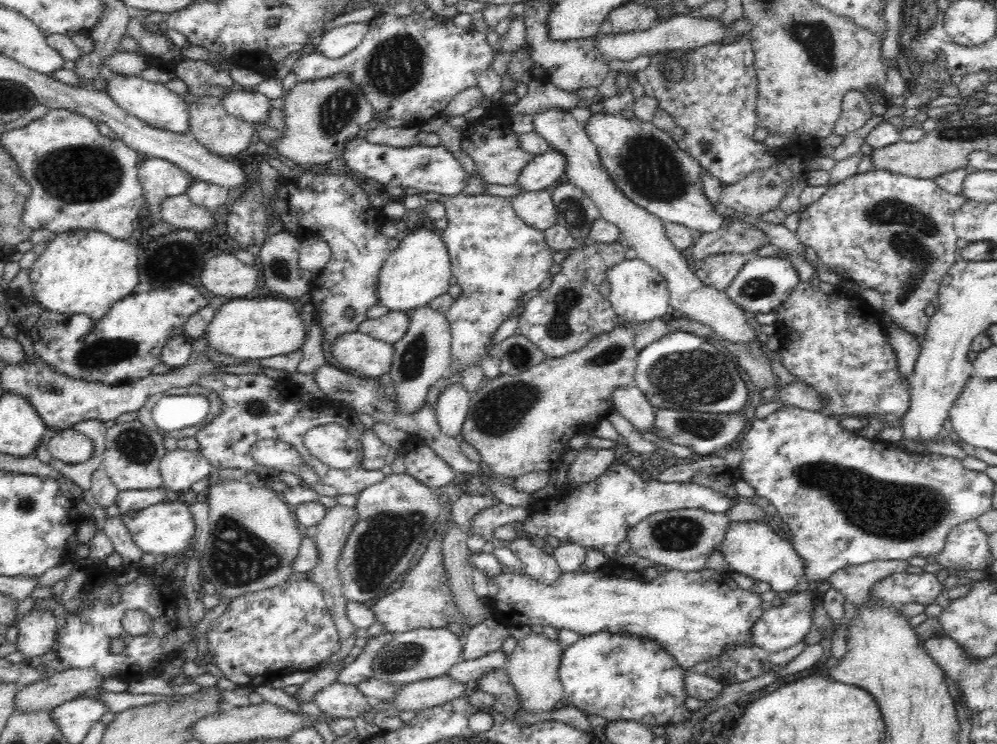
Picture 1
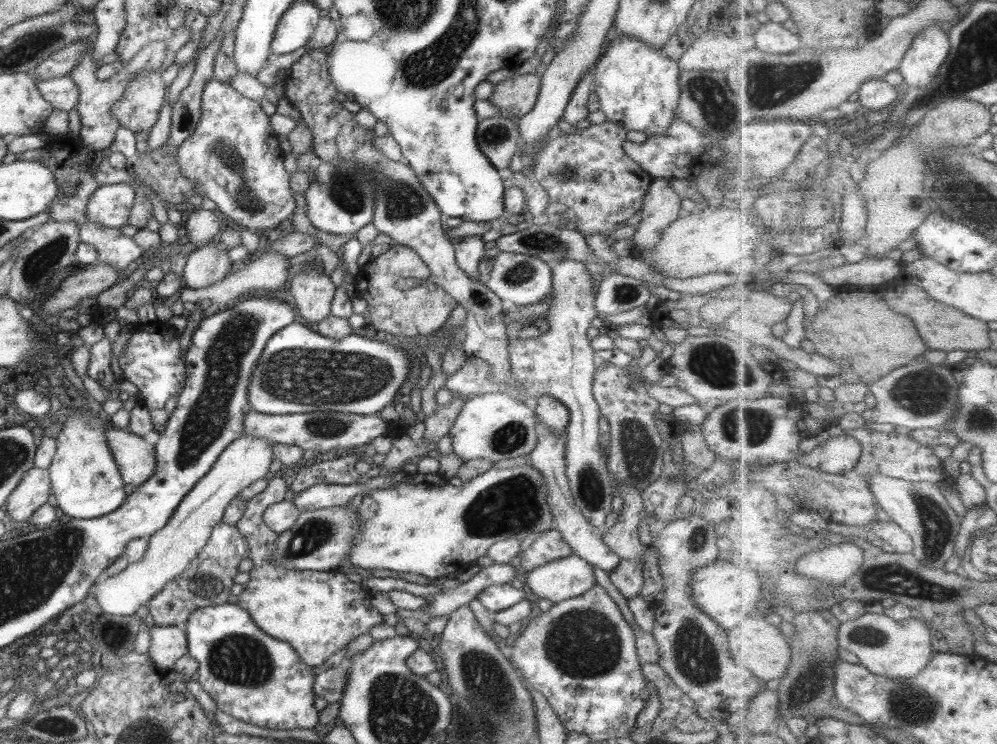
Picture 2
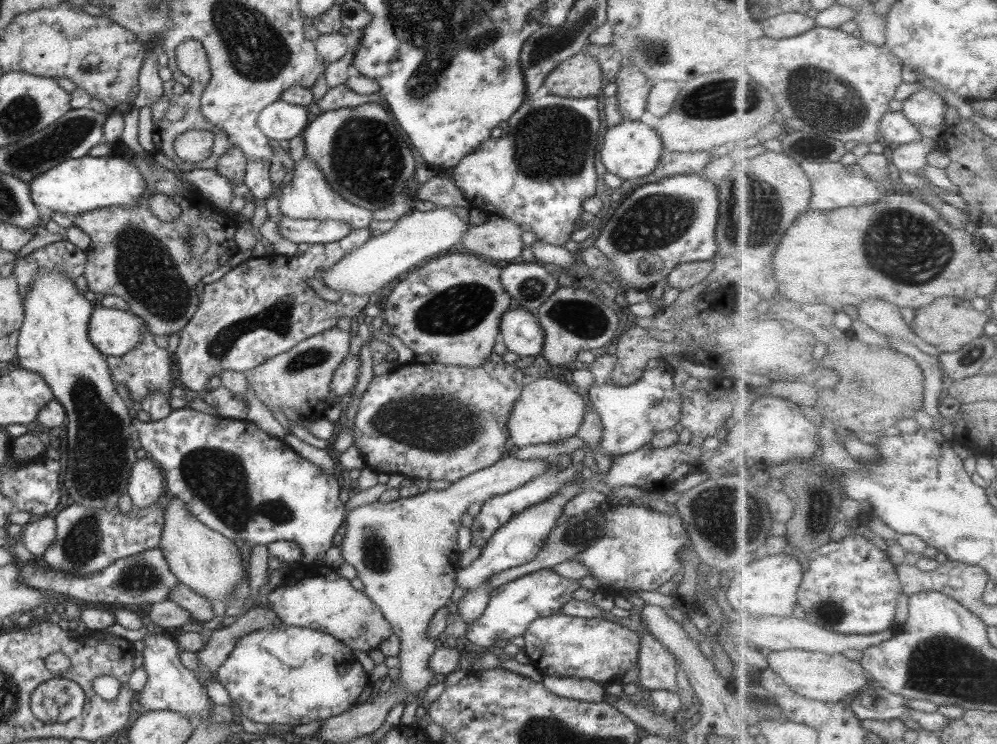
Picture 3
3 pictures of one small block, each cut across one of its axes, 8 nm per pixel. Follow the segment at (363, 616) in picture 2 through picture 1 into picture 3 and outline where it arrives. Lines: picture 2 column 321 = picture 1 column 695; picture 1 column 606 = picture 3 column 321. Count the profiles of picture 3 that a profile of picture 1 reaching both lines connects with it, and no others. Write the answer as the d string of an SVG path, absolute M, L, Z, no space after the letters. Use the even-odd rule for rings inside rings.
M324 563L298 564L297 567L287 571L284 584L267 594L267 597L269 607L277 614L282 624L325 632L337 638L353 652L362 651L369 654L394 634L392 625L384 618L378 606L364 592L353 588L346 578L342 578L335 571L327 570Z

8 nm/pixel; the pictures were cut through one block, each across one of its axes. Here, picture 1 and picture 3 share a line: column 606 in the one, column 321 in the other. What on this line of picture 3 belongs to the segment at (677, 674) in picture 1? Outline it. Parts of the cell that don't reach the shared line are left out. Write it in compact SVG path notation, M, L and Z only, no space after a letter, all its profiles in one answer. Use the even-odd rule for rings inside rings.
M282 624L280 627L270 625L243 635L240 635L235 642L235 648L230 652L230 656L225 663L223 663L214 674L216 682L222 684L229 692L231 700L238 708L240 708L241 716L245 716L254 722L261 722L262 724L288 724L288 726L298 726L299 724L308 724L314 720L338 716L344 711L348 710L356 700L360 698L363 688L368 686L369 673L364 670L363 666L357 660L353 651L345 644L342 644L337 638L326 634L319 630L312 630L306 627L297 627L292 625Z

